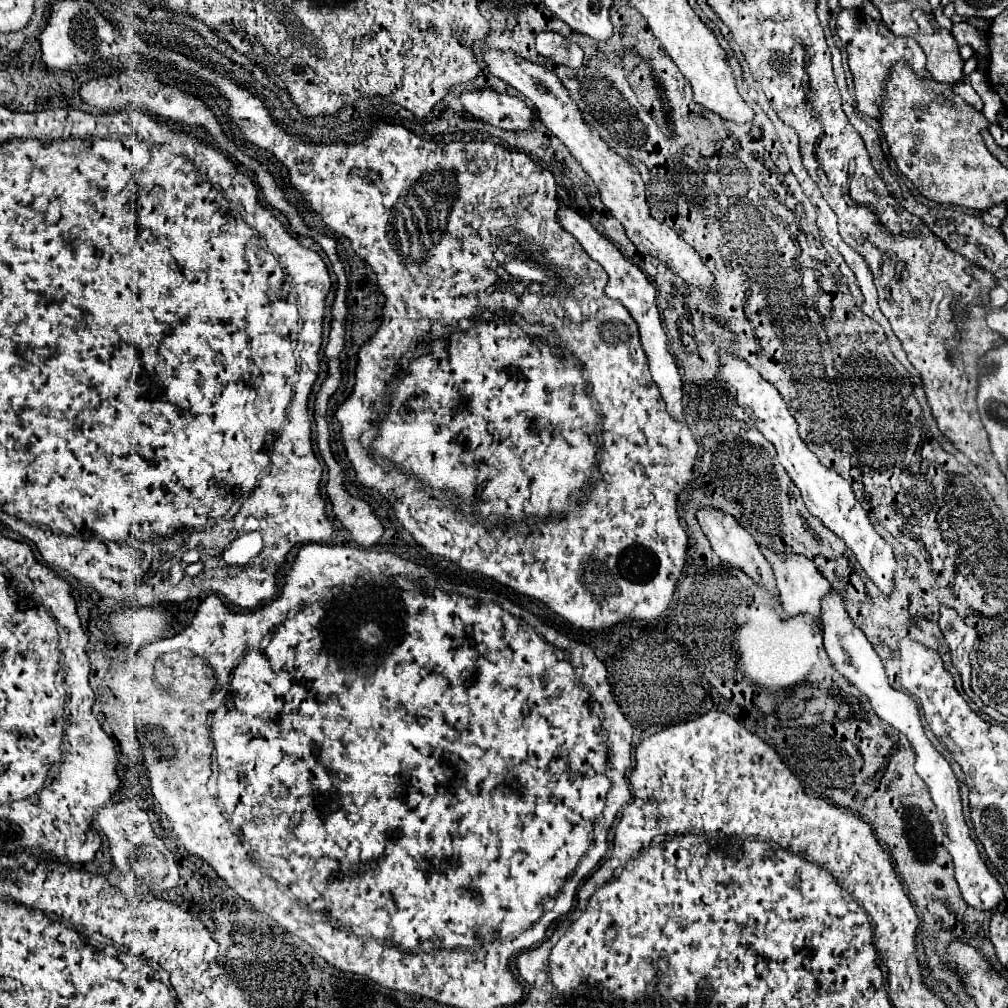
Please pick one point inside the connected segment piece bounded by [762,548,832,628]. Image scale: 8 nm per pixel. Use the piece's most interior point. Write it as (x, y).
(801, 586)

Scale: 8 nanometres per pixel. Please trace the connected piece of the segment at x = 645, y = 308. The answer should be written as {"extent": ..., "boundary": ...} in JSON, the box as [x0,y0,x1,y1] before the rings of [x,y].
{"extent":[558,206,686,424],"boundary":[[[562,206],[562,210],[558,212],[558,218],[560,218],[560,224],[566,232],[570,232],[580,244],[582,248],[588,252],[588,256],[592,260],[596,260],[606,272],[608,272],[608,284],[606,284],[606,296],[622,302],[628,312],[632,314],[632,318],[638,322],[640,326],[640,340],[642,340],[642,346],[646,350],[646,356],[650,360],[650,372],[652,372],[652,378],[658,386],[660,392],[664,392],[664,402],[668,406],[668,412],[678,420],[678,424],[686,424],[686,418],[684,418],[684,404],[682,404],[682,398],[684,398],[684,386],[682,386],[682,378],[678,374],[678,366],[676,366],[676,360],[674,356],[670,354],[668,350],[668,338],[666,338],[666,332],[662,328],[662,320],[660,320],[660,314],[658,314],[658,308],[656,308],[656,292],[654,292],[654,286],[648,282],[648,278],[636,270],[638,266],[630,264],[622,252],[610,242],[606,240],[586,218],[582,218],[578,212]]]}

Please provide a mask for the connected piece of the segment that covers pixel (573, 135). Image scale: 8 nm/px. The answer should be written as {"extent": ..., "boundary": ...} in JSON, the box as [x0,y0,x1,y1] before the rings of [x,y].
{"extent":[484,50,712,294],"boundary":[[[488,50],[488,52],[484,52],[484,62],[488,64],[488,70],[494,76],[498,76],[508,86],[512,86],[518,92],[522,92],[534,104],[534,108],[536,108],[536,112],[540,116],[540,122],[556,138],[560,138],[566,144],[566,148],[570,150],[570,154],[580,162],[580,166],[586,170],[586,174],[594,180],[596,188],[600,190],[604,206],[626,228],[626,234],[634,242],[634,246],[638,248],[638,252],[650,254],[650,256],[658,258],[660,262],[664,262],[666,266],[670,266],[676,274],[680,274],[688,284],[704,288],[710,294],[712,292],[712,274],[702,264],[700,256],[674,230],[670,230],[668,226],[662,226],[658,220],[654,220],[650,216],[650,208],[646,204],[646,194],[644,194],[644,182],[642,182],[638,170],[630,162],[626,162],[624,158],[620,158],[618,154],[614,154],[606,146],[606,142],[600,138],[600,134],[594,132],[584,122],[578,106],[570,100],[566,88],[556,78],[556,74],[550,72],[548,68],[544,68],[544,66],[532,64],[528,60],[522,60],[520,56],[516,56],[512,52]]]}

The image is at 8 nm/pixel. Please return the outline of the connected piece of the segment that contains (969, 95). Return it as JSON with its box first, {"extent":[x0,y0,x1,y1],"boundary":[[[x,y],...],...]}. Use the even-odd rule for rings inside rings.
{"extent":[950,78,982,110],"boundary":[[[964,78],[964,80],[960,80],[958,84],[952,84],[950,86],[956,94],[960,94],[972,108],[976,108],[976,110],[982,110],[982,100],[980,100],[980,96],[972,90],[972,86],[970,86],[970,80],[968,78]]]}

